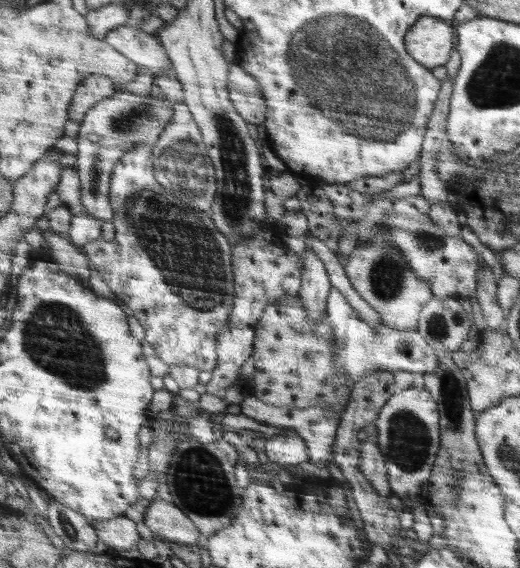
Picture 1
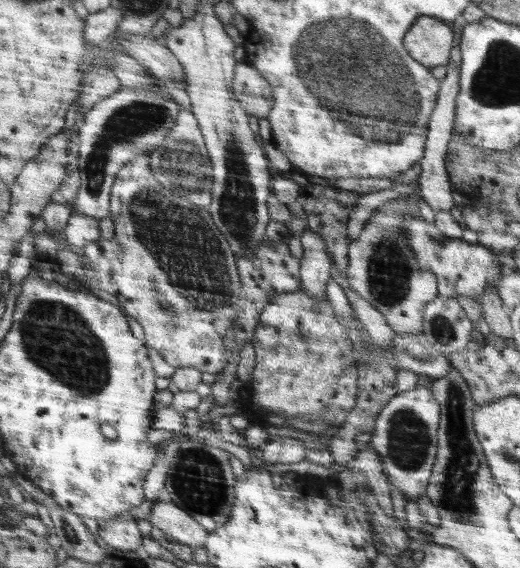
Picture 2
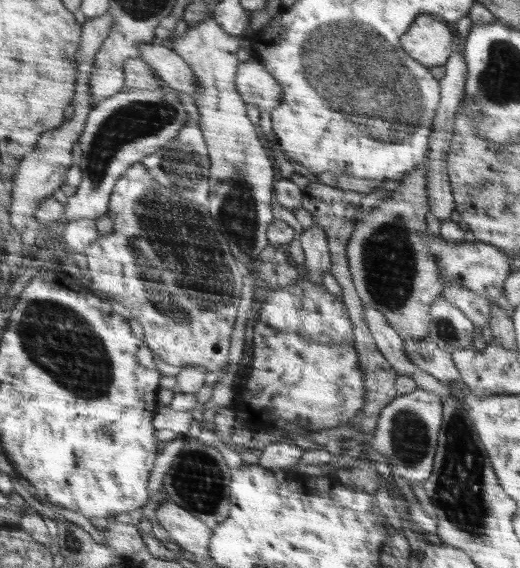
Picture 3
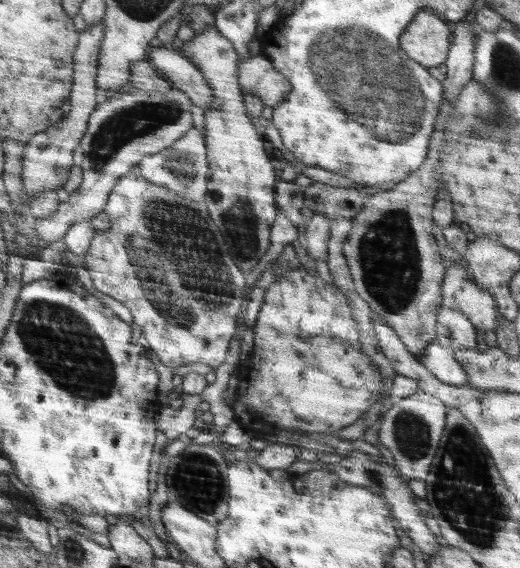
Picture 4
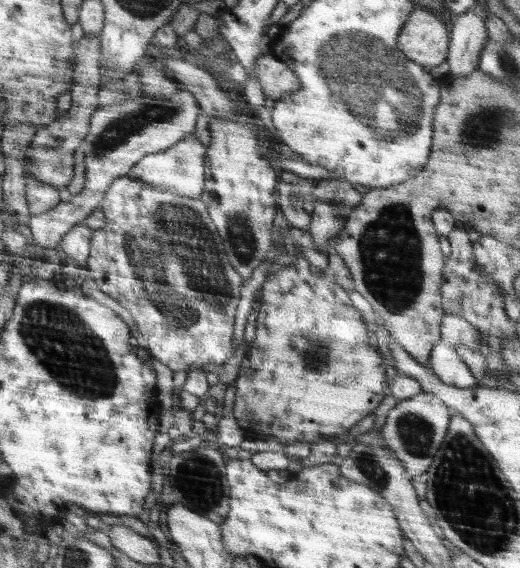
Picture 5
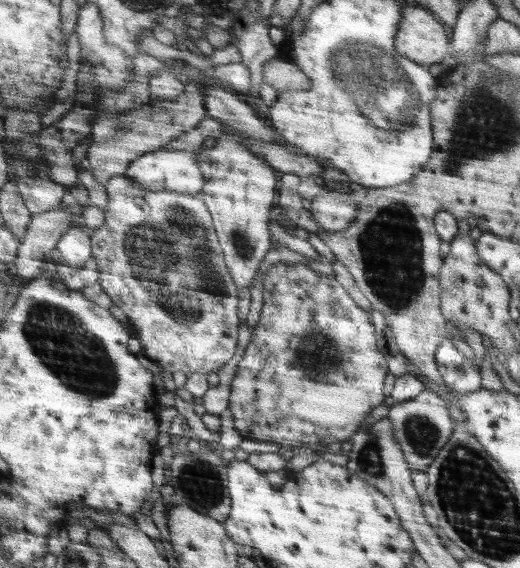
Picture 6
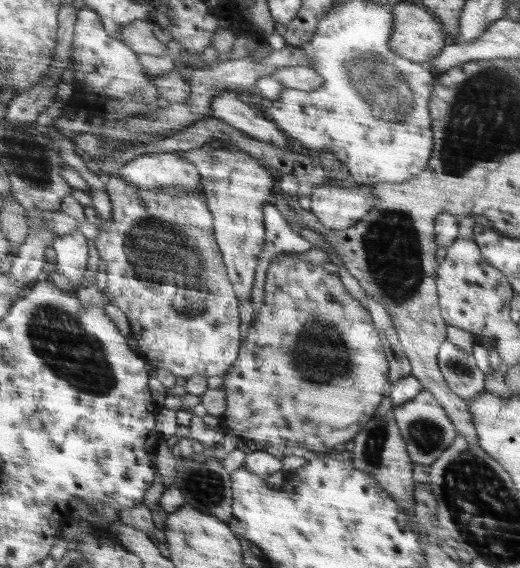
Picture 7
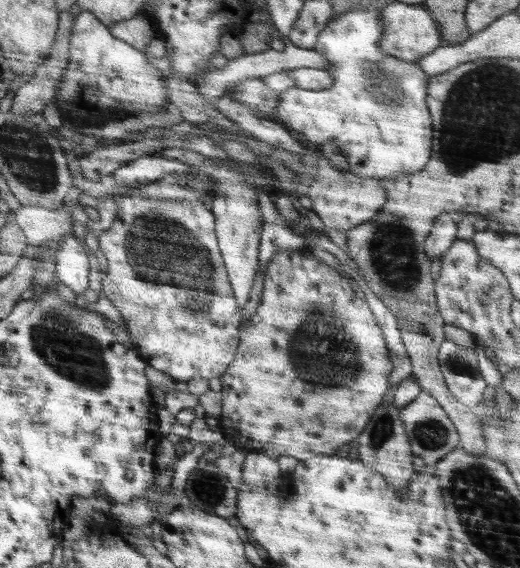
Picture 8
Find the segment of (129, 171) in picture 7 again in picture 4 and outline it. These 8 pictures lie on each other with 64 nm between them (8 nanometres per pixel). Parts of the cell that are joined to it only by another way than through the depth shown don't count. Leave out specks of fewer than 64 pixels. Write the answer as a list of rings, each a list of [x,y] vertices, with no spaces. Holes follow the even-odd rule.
[[[190,128],[172,146],[164,148],[156,154],[143,156],[142,161],[137,166],[142,176],[151,181],[152,184],[168,187],[177,192],[179,196],[188,197],[190,200],[204,200],[208,184],[206,178],[208,170],[206,140],[196,128]]]

